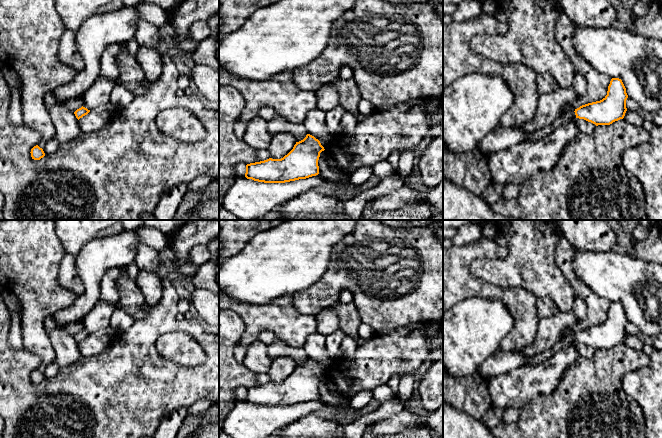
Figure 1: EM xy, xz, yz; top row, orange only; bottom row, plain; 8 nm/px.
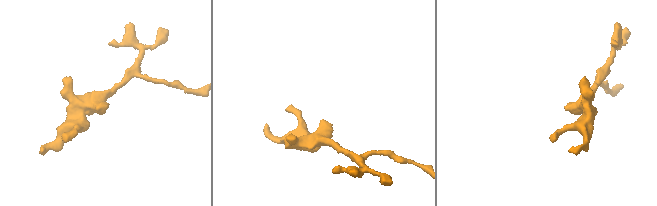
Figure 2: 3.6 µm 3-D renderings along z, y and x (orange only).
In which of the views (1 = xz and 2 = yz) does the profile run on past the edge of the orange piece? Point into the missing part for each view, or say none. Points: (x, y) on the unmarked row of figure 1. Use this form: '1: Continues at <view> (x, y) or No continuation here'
1: No continuation here
2: Continues at yz (567, 341)

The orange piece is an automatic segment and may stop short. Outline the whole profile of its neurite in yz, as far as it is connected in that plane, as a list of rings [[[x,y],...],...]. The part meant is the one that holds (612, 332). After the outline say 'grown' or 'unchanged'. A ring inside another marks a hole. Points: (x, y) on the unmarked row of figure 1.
[[[612,302],[607,319],[602,324],[582,329],[574,335],[565,336],[550,349],[530,357],[527,365],[534,366],[543,363],[554,353],[564,347],[571,346],[574,342],[584,343],[596,350],[610,349],[624,342],[627,335],[627,322],[628,319],[622,304]]] | grown

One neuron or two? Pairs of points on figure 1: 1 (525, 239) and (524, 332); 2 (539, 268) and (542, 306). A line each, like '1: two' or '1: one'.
1: two
2: two

